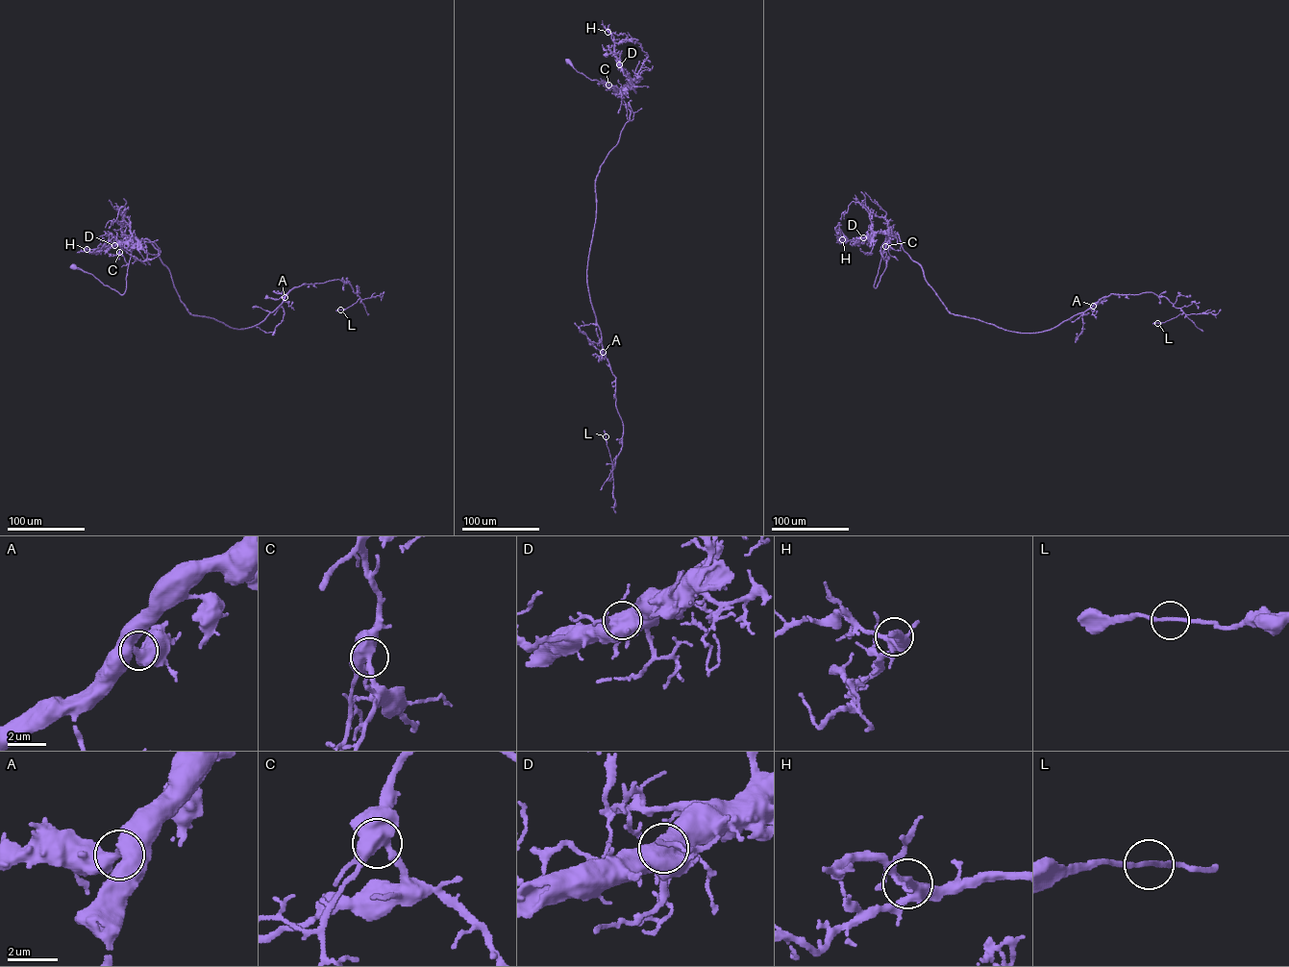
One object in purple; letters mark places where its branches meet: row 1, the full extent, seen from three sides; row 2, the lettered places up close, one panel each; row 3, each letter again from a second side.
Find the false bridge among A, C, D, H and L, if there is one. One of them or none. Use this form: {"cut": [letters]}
{"cut": []}

